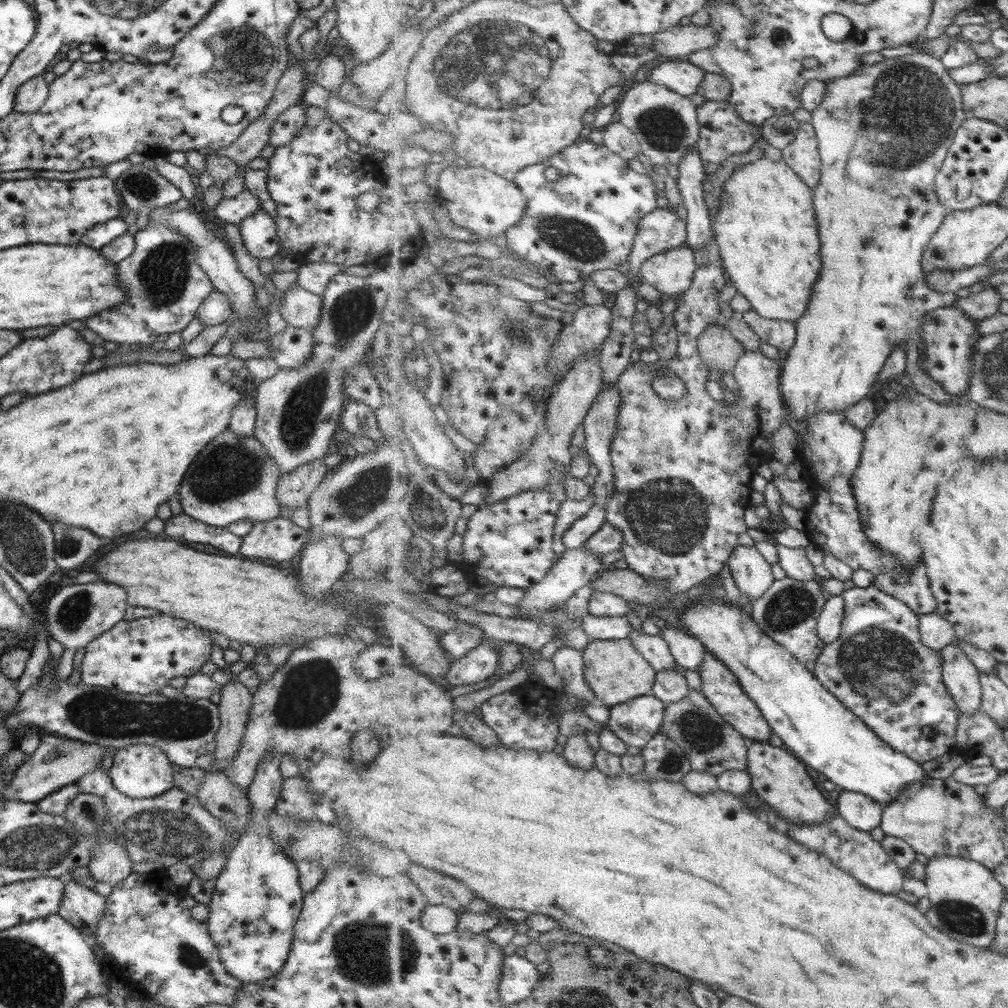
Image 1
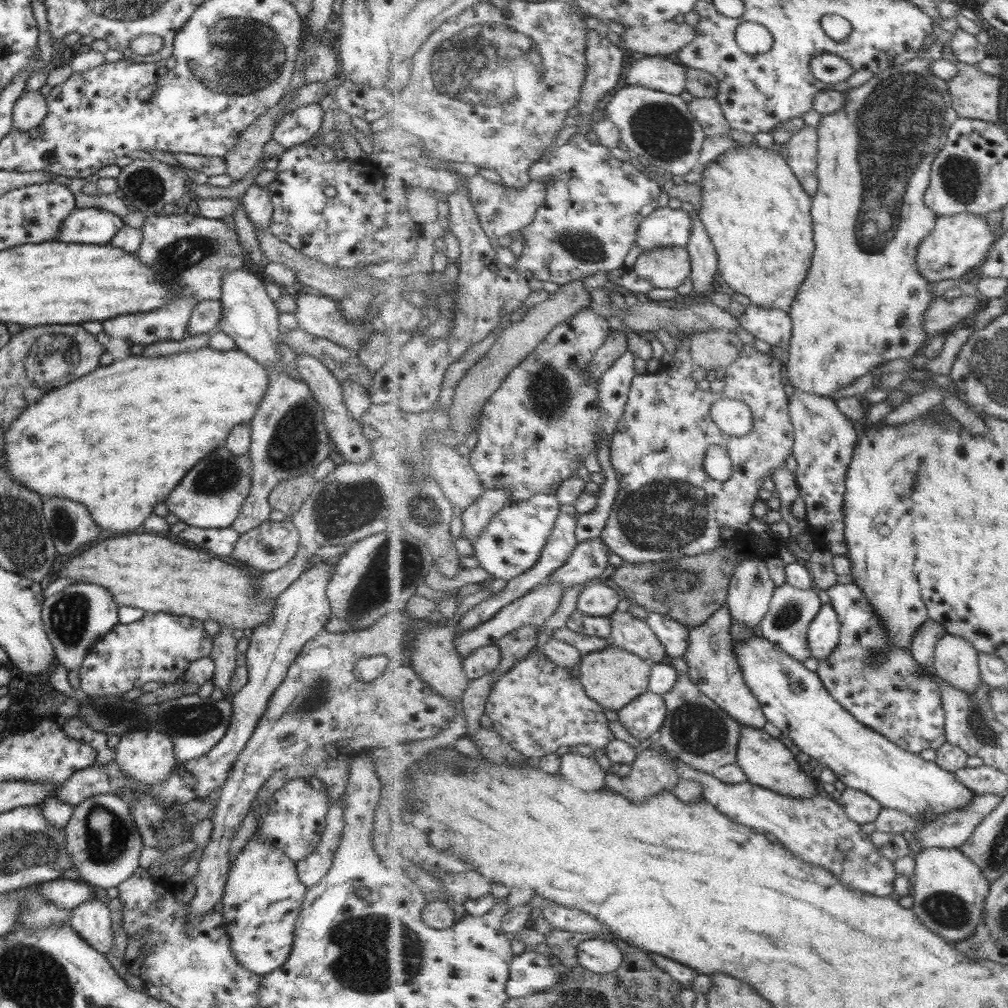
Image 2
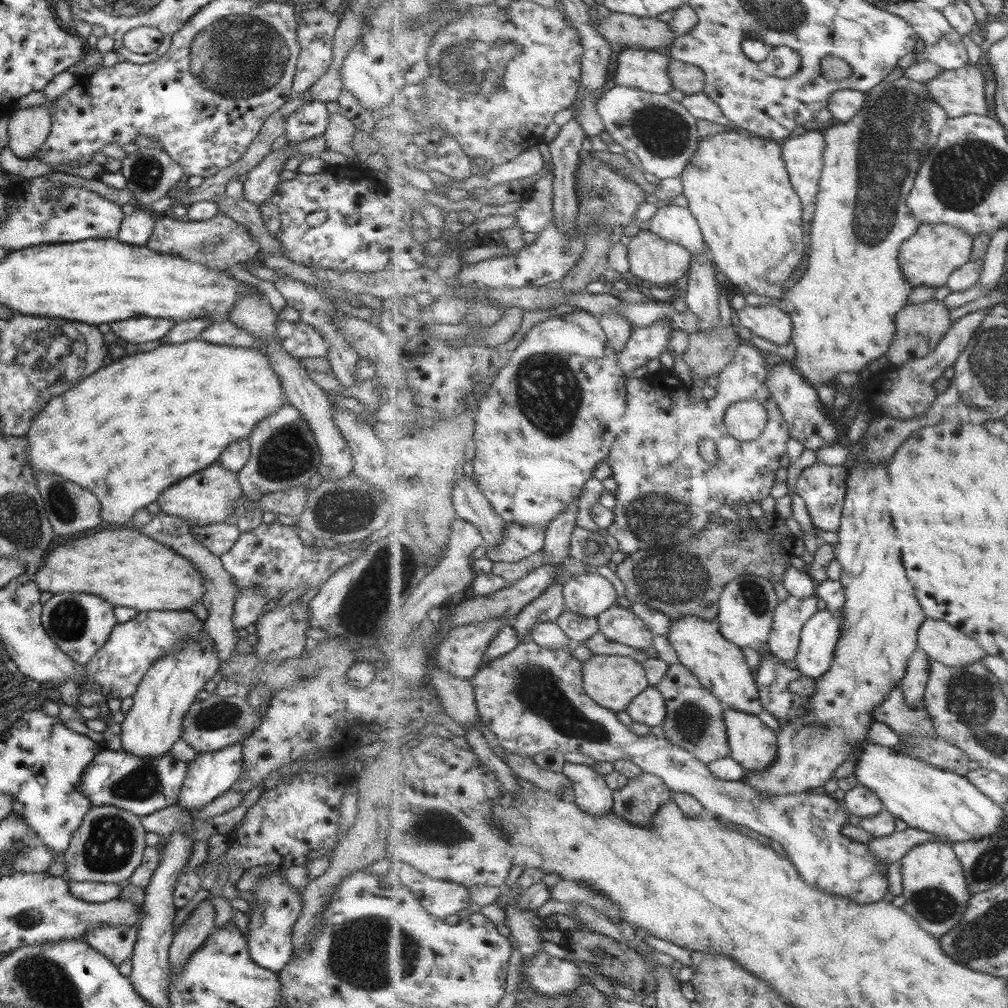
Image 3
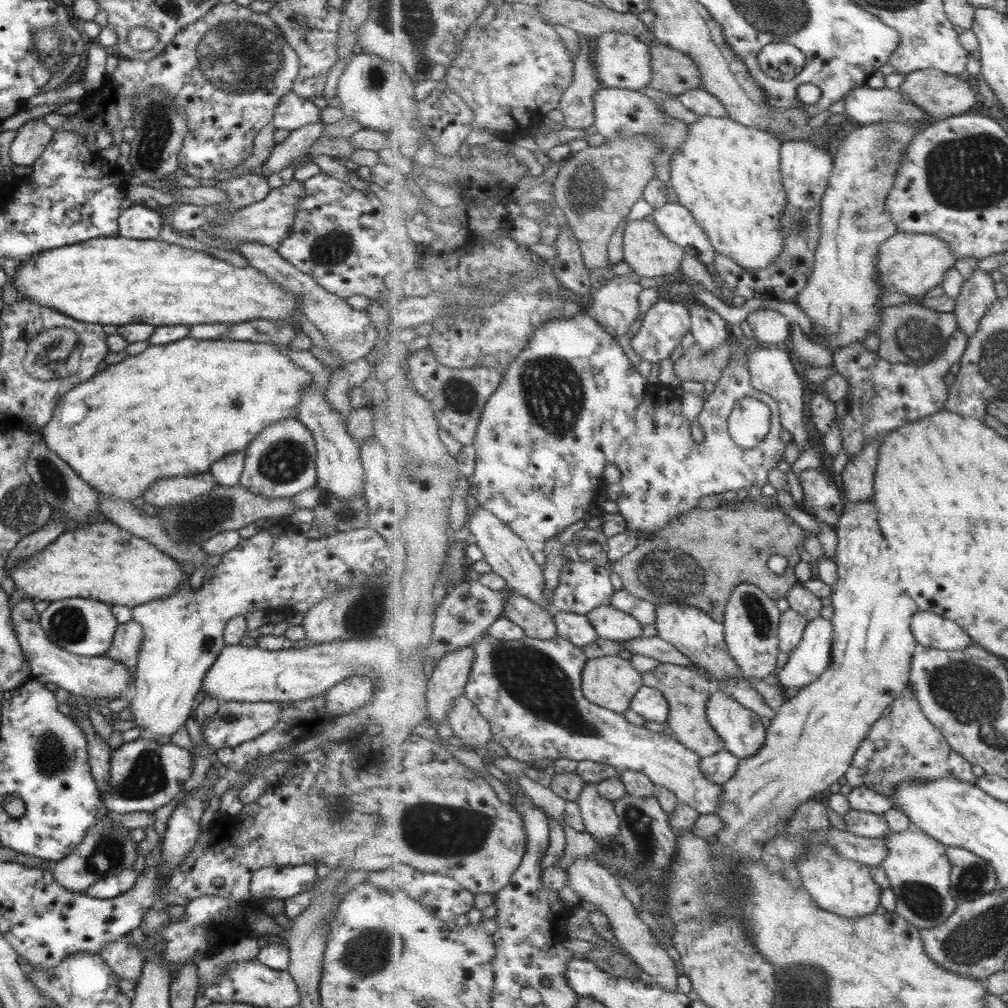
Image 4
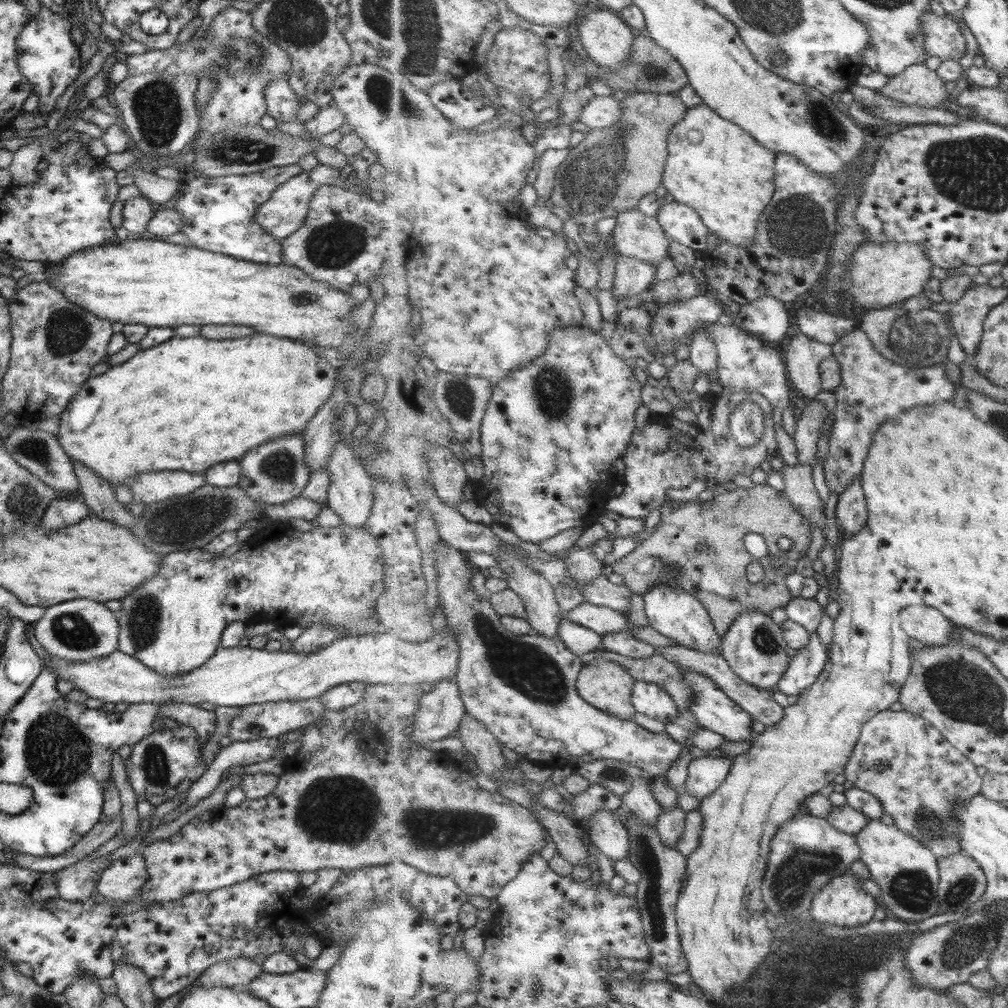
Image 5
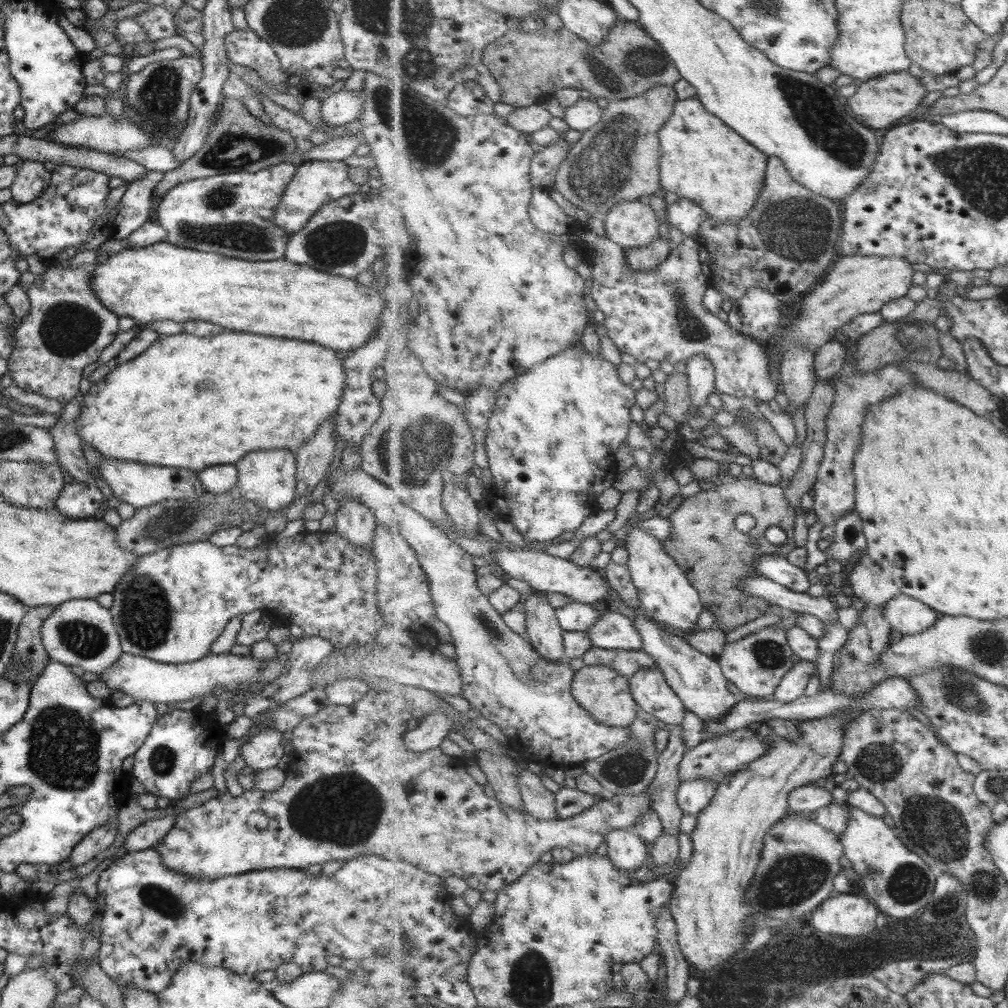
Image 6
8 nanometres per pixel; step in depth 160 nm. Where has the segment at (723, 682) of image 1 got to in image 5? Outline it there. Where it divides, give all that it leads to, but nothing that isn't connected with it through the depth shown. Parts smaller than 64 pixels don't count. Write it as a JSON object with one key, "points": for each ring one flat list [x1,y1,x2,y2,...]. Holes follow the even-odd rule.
{"points":[[662,582,644,595,644,606,651,625,657,632,679,645,707,653,722,654,722,637,712,621,708,607,695,594,689,594,676,583]]}

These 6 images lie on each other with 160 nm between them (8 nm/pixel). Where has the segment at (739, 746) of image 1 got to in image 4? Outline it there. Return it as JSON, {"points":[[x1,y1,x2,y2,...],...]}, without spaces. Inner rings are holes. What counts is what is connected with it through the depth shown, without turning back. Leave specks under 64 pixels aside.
{"points":[[661,663,655,670,646,672,643,676,645,686,660,690,668,699,670,715,667,721,675,739,701,757,713,756,724,749,724,742,715,732,708,717,708,702,712,694,721,689,717,683,711,682,692,668,673,663]]}

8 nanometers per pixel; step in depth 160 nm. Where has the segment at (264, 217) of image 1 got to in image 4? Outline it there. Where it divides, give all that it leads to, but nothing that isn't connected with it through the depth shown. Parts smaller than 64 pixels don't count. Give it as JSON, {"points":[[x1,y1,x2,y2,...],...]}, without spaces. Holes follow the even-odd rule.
{"points":[[322,123,306,124,292,130,282,143,275,145,261,166,261,176,266,178,293,165,314,143,320,141]]}

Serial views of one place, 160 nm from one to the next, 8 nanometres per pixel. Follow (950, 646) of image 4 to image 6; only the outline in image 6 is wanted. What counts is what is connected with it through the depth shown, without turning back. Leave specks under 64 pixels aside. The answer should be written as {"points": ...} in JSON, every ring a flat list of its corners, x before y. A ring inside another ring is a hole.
{"points":[[900,593,884,608,885,618,892,624,893,630,907,634,919,634,929,630,940,614,921,600]]}

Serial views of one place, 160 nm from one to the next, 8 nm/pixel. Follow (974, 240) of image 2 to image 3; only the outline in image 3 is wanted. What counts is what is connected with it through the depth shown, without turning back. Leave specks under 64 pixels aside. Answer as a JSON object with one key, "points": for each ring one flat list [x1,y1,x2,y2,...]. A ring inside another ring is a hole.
{"points":[[922,224,918,232,904,242,900,252,900,265,905,278,913,286,946,286,949,277,972,260,973,243,974,238,961,227,950,224]]}

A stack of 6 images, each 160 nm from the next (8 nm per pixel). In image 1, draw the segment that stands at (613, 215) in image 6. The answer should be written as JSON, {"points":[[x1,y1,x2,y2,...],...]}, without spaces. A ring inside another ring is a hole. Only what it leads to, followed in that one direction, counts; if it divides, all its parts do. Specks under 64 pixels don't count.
{"points":[[689,246,663,251,646,260,642,277,663,294,685,293,696,276,695,251]]}

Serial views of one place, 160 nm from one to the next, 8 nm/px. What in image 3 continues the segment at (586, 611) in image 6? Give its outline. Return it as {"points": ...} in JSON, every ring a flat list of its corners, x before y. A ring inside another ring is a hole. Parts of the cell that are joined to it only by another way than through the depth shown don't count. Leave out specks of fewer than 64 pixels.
{"points":[[613,606,598,616,600,631,610,640,635,649,653,647,654,634,631,609]]}

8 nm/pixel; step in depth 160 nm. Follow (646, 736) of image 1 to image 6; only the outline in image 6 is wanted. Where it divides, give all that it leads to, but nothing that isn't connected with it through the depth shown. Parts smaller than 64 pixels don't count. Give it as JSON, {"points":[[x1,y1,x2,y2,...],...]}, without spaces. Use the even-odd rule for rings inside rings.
{"points":[[658,666,642,668,629,682,642,710,671,725,681,725,685,720,688,710]]}

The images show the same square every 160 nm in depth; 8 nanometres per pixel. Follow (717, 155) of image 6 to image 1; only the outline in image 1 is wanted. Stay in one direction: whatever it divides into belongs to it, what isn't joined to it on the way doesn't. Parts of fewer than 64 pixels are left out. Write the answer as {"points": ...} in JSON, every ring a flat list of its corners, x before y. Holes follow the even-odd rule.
{"points":[[763,158,755,163,743,165,735,171,730,178,725,181,723,186,723,193,721,193,721,206,718,211,716,221,713,224,715,241,719,248,719,254,723,260,723,268,726,270,731,282,735,285,737,292,741,293,763,318,773,320,789,320,797,323,798,320,806,312,812,294,814,293,814,286,820,280,822,268,824,268,824,260,822,259,822,242,820,239,820,230,818,229,816,206,814,205,814,189,811,188,795,171,793,168,783,160,773,162,769,158]]}

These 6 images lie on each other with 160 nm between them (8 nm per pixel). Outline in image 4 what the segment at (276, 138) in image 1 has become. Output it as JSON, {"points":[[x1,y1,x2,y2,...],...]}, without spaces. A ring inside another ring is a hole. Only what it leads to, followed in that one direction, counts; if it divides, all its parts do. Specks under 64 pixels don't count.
{"points":[[289,91,280,98,270,123,275,129,283,128,291,132,300,126,320,121,320,110,310,99,304,99]]}

